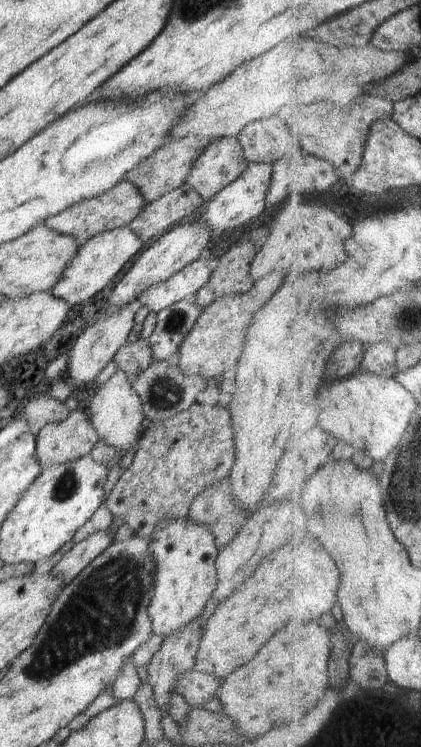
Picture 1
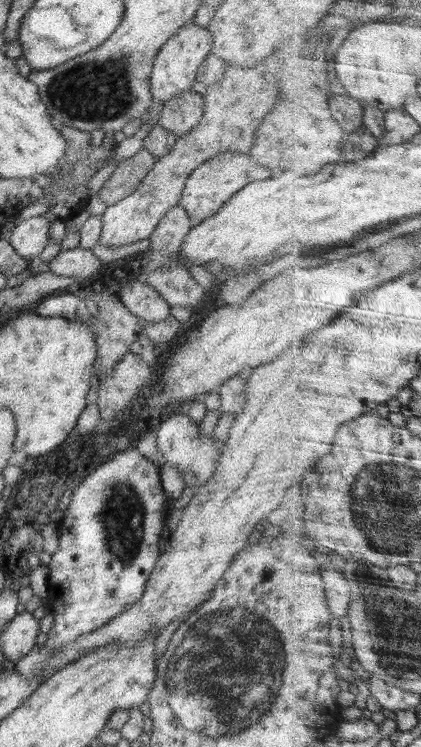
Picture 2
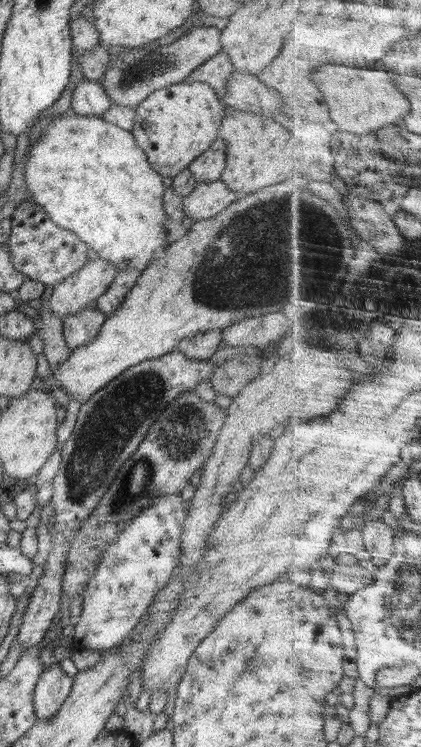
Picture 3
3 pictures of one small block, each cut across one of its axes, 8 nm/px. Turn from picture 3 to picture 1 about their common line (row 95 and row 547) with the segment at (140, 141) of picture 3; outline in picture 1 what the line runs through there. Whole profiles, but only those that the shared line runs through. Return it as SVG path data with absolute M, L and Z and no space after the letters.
M186 516L184 520L182 518L158 520L158 524L156 524L156 528L150 534L149 539L148 550L152 552L152 560L154 560L156 568L154 568L152 600L148 604L147 613L152 620L153 632L163 638L168 634L174 634L176 630L180 630L184 626L188 626L194 618L201 617L206 602L210 600L217 587L216 558L218 558L219 550L210 530L206 526L202 526L200 522L196 524L194 520L190 520L190 516Z

